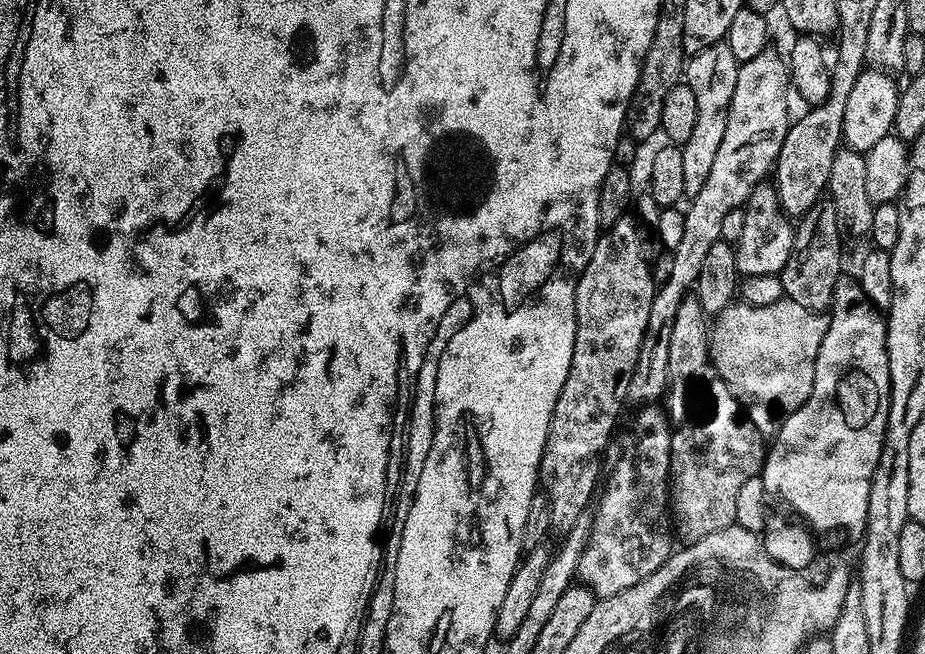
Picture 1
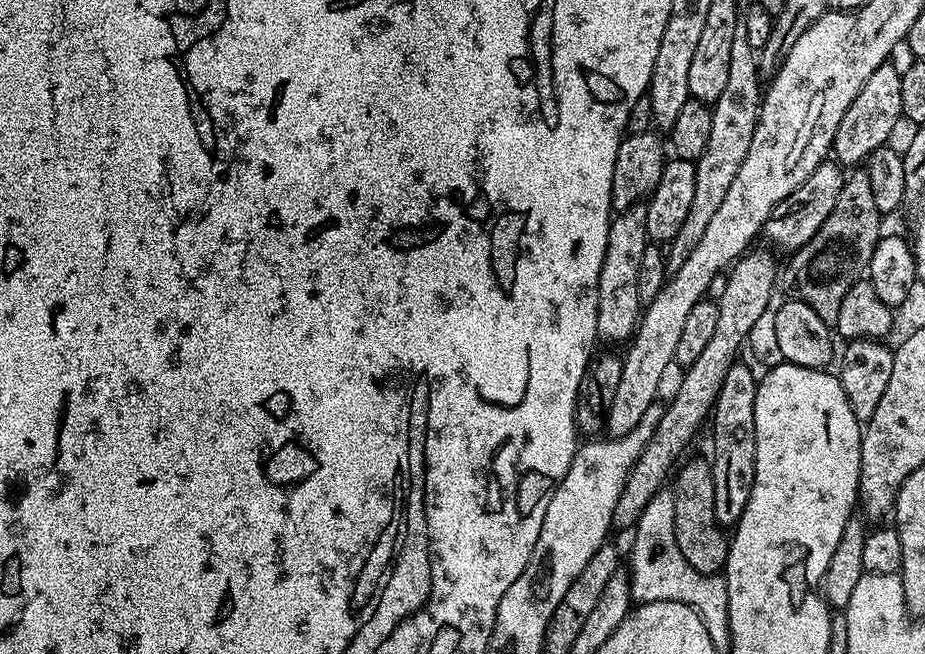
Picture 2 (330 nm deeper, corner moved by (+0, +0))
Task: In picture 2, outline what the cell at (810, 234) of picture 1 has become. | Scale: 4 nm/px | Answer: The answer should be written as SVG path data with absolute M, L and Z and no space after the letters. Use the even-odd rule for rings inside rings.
M864 166L853 167L844 177L842 194L838 194L838 202L834 210L830 210L830 218L822 222L818 234L814 234L806 246L791 253L792 261L782 272L783 287L795 299L806 302L822 322L834 326L838 322L842 298L846 298L846 290L850 290L850 286L867 273L874 246L882 235L880 221L882 215L874 204L867 170Z

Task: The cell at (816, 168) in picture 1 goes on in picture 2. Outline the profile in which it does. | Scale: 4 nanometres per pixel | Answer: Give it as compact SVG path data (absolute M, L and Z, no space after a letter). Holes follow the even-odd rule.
M749 250L731 265L728 272L726 290L722 298L716 301L718 306L718 323L708 345L702 350L702 354L694 363L683 369L684 377L672 396L668 400L660 425L654 430L654 438L642 450L638 462L628 475L626 486L618 498L618 506L614 506L612 523L618 529L635 529L642 510L654 498L656 492L665 487L664 479L681 463L680 455L684 447L696 436L700 427L705 427L706 421L711 417L712 408L716 405L718 390L722 390L722 382L726 379L726 370L730 370L732 364L737 363L736 356L748 343L748 335L753 329L754 322L766 310L766 304L770 294L778 288L778 268L776 272L776 260L773 253L756 252ZM673 467L673 468L672 468ZM672 468L672 469L671 469Z

